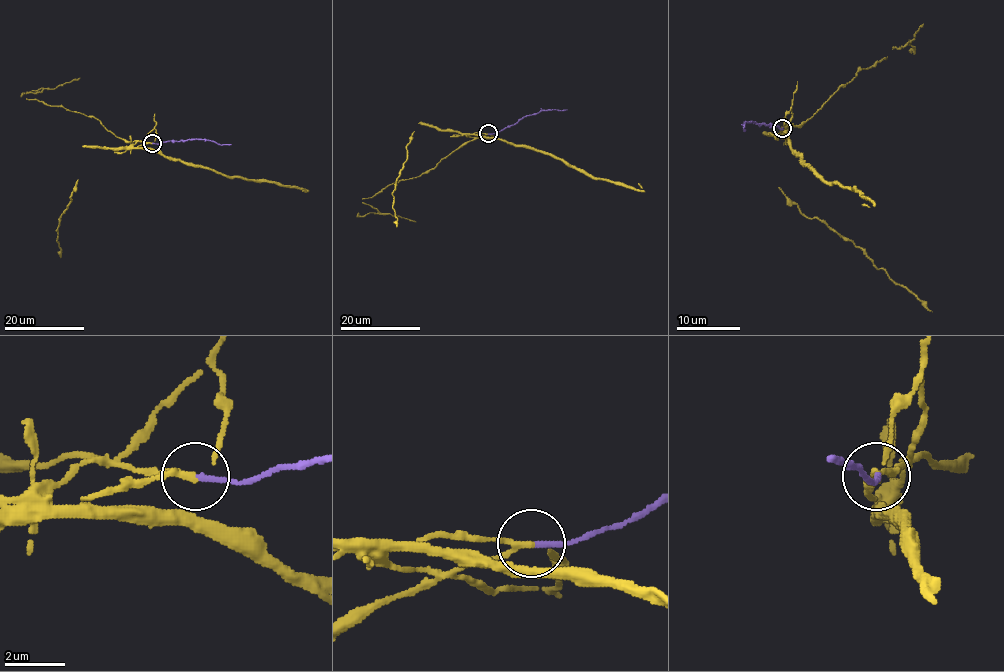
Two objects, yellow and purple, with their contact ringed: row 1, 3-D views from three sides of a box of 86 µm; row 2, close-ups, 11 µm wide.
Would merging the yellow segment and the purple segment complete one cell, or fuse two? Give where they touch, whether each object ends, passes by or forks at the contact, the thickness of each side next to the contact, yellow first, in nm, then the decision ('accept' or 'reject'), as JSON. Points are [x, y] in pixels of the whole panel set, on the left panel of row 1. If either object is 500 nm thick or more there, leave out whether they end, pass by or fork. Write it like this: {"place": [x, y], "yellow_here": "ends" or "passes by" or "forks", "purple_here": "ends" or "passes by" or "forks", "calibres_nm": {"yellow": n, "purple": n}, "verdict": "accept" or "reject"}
{"place": [152, 143], "yellow_here": "forks", "purple_here": "ends", "calibres_nm": {"yellow": 140, "purple": 200}, "verdict": "reject"}

